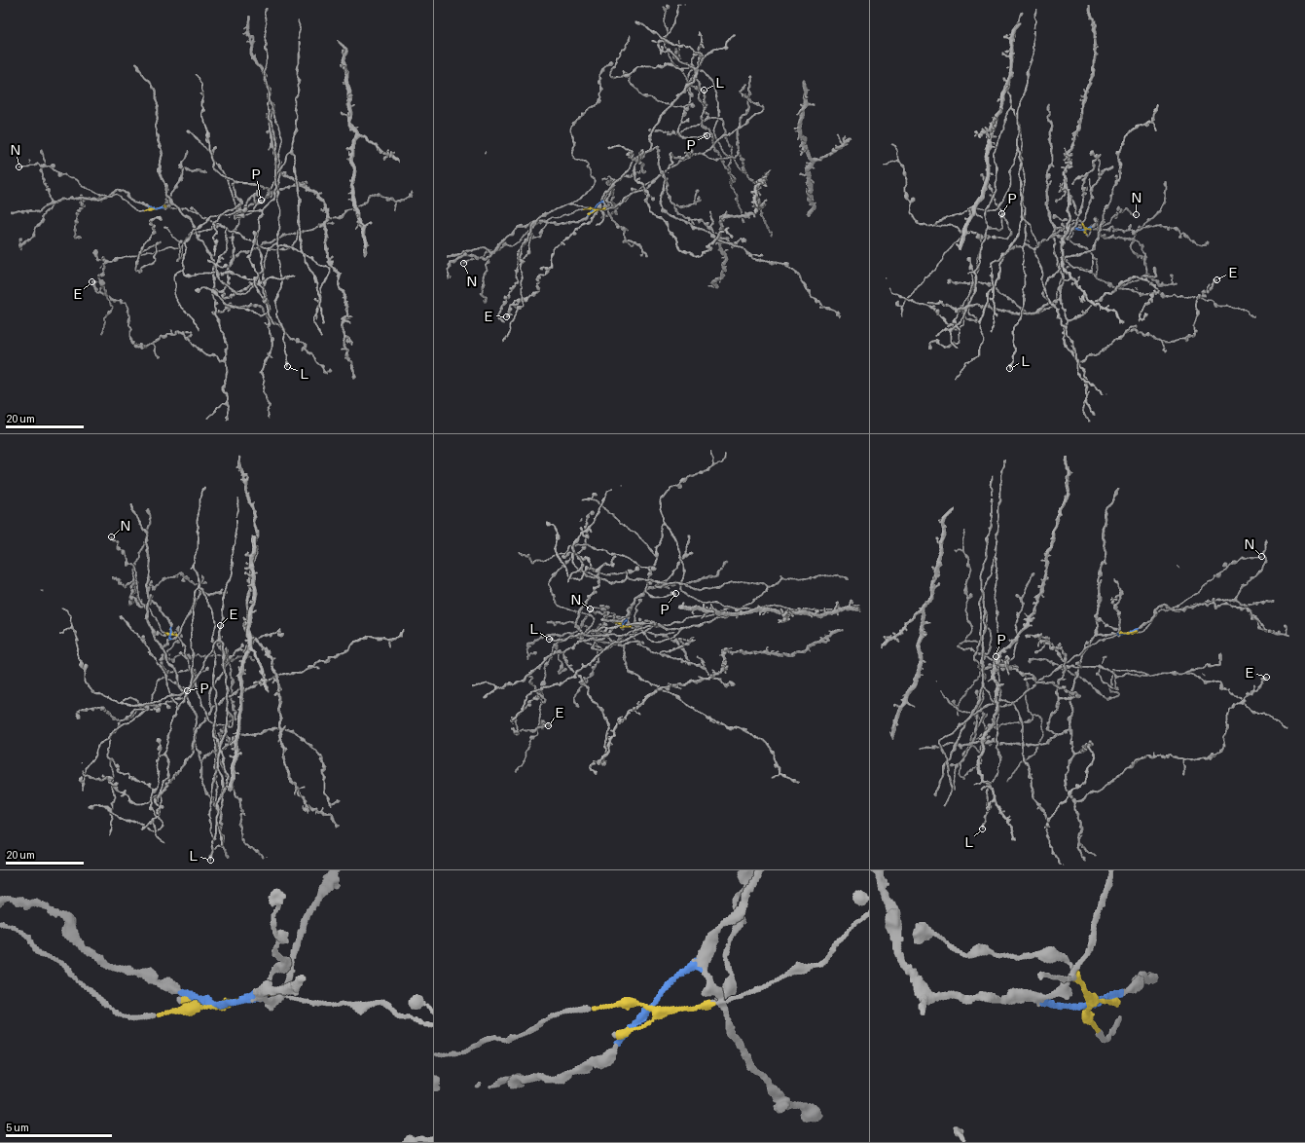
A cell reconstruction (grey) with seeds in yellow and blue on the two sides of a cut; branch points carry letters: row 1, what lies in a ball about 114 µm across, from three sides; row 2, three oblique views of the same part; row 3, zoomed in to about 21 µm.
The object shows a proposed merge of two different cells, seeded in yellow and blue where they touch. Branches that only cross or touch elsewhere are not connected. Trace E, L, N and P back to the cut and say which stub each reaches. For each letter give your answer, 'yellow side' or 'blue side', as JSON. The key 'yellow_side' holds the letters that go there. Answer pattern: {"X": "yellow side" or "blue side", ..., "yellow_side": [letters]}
{"E": "blue side", "L": "yellow side", "N": "yellow side", "P": "yellow side", "yellow_side": ["L", "N", "P"]}

